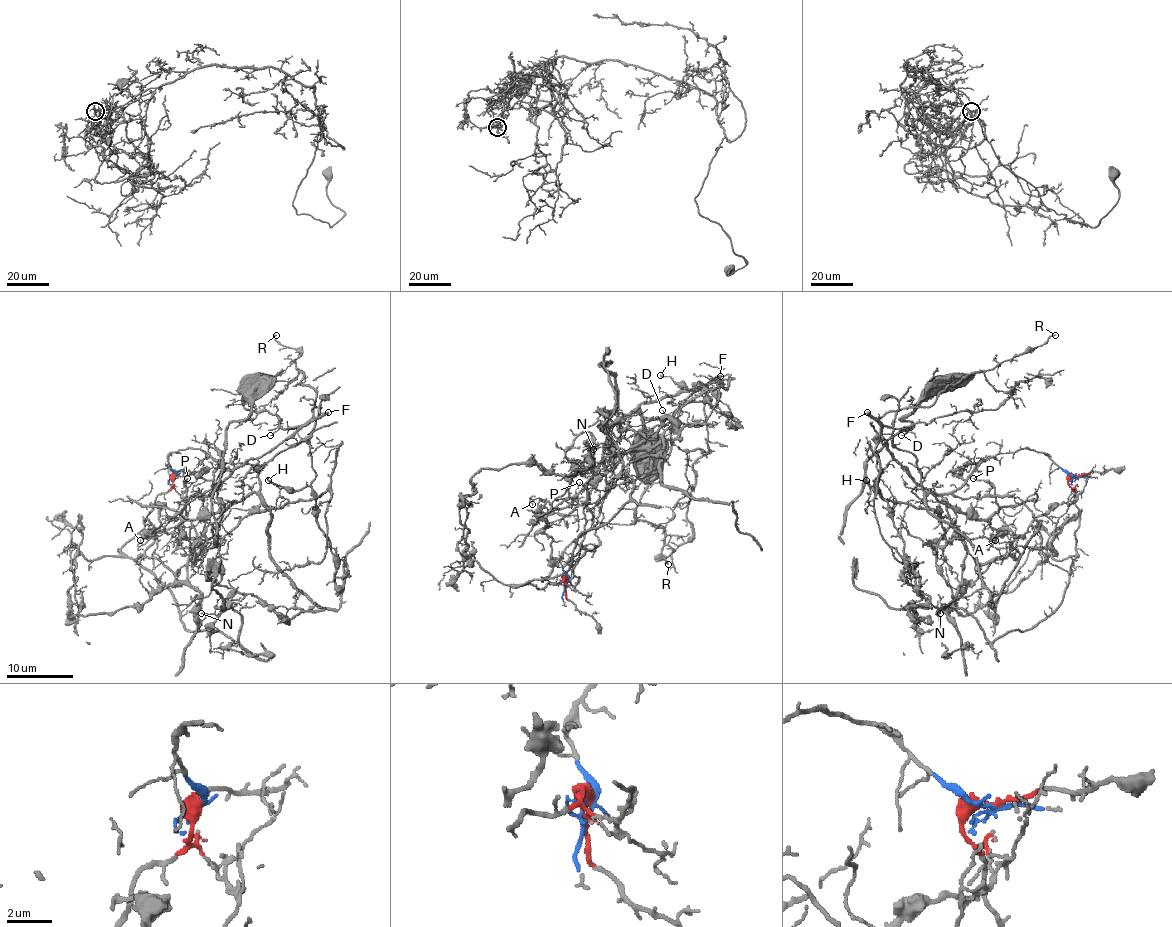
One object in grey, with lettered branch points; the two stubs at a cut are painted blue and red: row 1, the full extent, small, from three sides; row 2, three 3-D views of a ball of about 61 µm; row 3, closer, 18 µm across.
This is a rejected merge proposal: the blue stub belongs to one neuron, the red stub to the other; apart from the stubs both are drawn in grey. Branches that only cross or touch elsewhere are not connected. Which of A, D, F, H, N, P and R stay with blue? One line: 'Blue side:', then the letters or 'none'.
Blue side: D, F, R

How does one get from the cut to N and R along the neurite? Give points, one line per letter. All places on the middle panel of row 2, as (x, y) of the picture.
N: (566, 582), (513, 584), (566, 571), (579, 536), (629, 499), (634, 483), (622, 458), (612, 445), (592, 450)
R: (566, 582), (559, 557), (609, 491), (607, 431), (642, 403), (703, 390), (692, 536), (669, 564)

